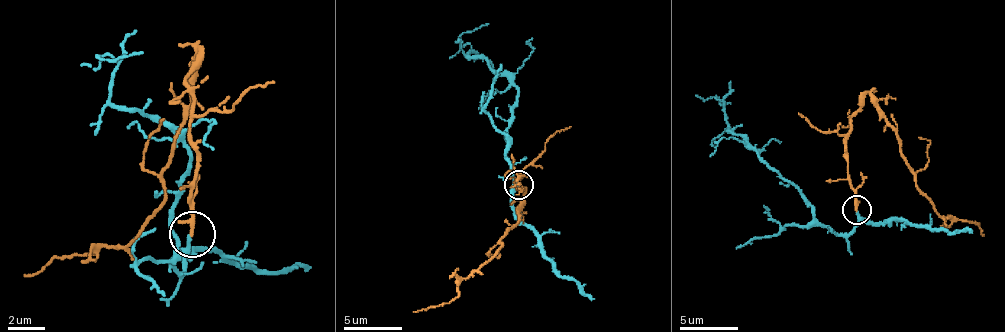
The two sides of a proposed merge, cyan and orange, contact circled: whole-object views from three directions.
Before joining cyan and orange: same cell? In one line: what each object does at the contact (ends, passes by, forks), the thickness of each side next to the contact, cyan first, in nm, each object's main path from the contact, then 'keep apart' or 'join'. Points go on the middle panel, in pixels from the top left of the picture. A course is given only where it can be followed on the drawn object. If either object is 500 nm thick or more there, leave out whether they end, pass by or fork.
cyan ends there; orange ends there; 200 nm thick on the cyan side, 240 nm on the other; cyan runs (517, 185), (505, 130), (517, 86), (485, 60), (467, 55), (462, 40), (464, 31), (488, 23); orange runs (519, 185), (517, 173), (519, 220), (499, 240), (502, 246), (459, 283), (456, 298), (412, 312); join

